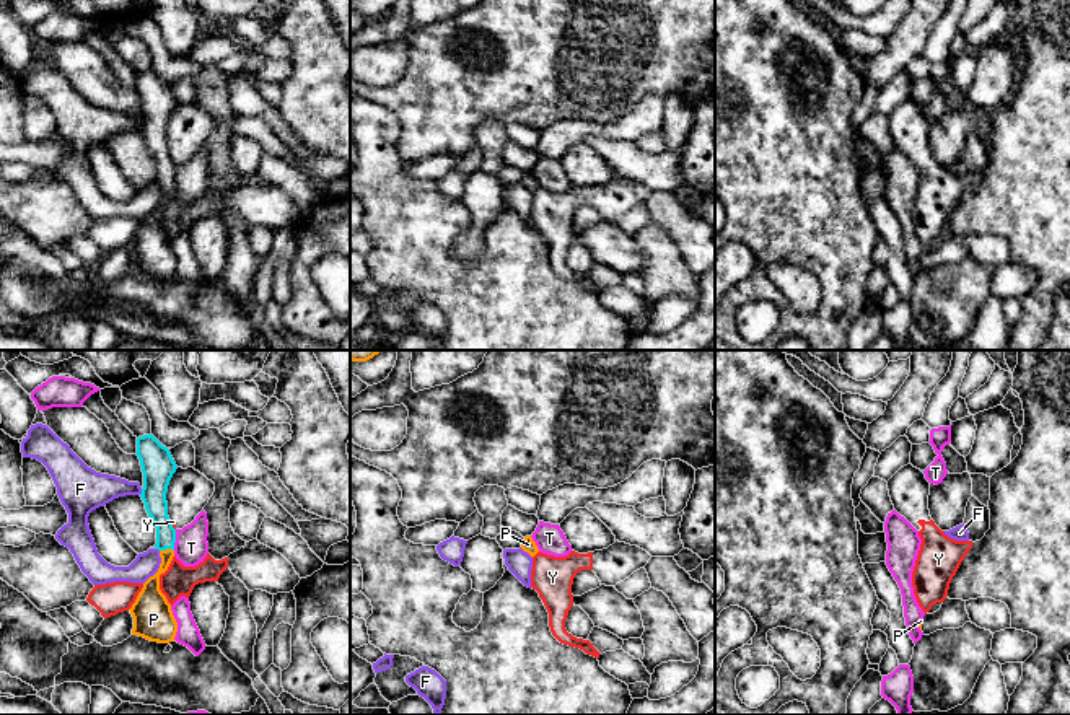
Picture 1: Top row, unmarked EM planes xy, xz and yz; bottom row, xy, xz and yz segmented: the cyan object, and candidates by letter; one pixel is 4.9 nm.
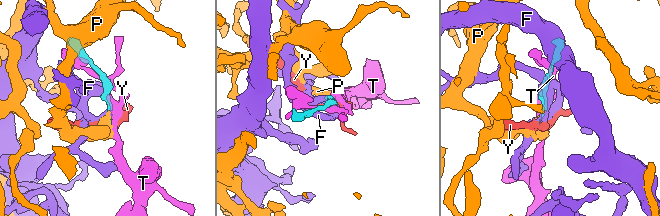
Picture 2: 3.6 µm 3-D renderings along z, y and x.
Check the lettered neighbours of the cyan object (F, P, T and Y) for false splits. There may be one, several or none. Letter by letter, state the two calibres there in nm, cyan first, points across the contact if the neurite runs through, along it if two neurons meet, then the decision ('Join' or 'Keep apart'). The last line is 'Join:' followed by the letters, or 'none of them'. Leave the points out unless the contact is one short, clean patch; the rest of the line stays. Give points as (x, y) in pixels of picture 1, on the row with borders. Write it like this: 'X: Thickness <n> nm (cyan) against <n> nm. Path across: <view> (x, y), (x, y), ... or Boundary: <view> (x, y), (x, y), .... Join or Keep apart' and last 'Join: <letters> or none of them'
F: Thickness 160 nm (cyan) against 180 nm. Keep apart
P: Thickness 110 nm (cyan) against 110 nm. Path across: xy (155, 502), (165, 530), (166, 548), (165, 564), (150, 595). Join
T: Thickness 130 nm (cyan) against 170 nm. Keep apart
Y: Thickness 130 nm (cyan) against 20 nm. Boundary: xy (171, 523), (175, 530). Keep apart
Join: P

